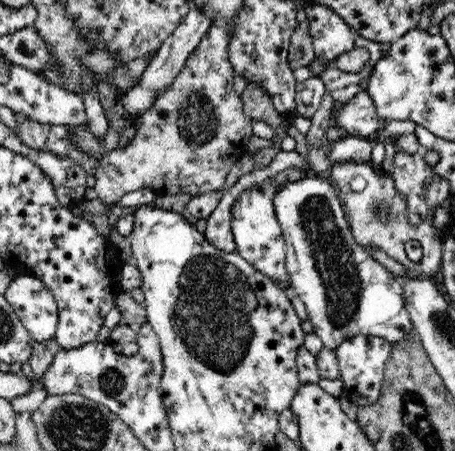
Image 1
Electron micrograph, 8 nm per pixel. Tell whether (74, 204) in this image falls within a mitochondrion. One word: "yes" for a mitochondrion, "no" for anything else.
no

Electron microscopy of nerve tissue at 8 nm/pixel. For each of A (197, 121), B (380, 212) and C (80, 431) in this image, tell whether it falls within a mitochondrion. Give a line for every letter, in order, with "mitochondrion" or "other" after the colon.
A: mitochondrion
B: mitochondrion
C: mitochondrion

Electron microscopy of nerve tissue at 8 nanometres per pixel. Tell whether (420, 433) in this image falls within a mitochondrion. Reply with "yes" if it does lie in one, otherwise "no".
yes

